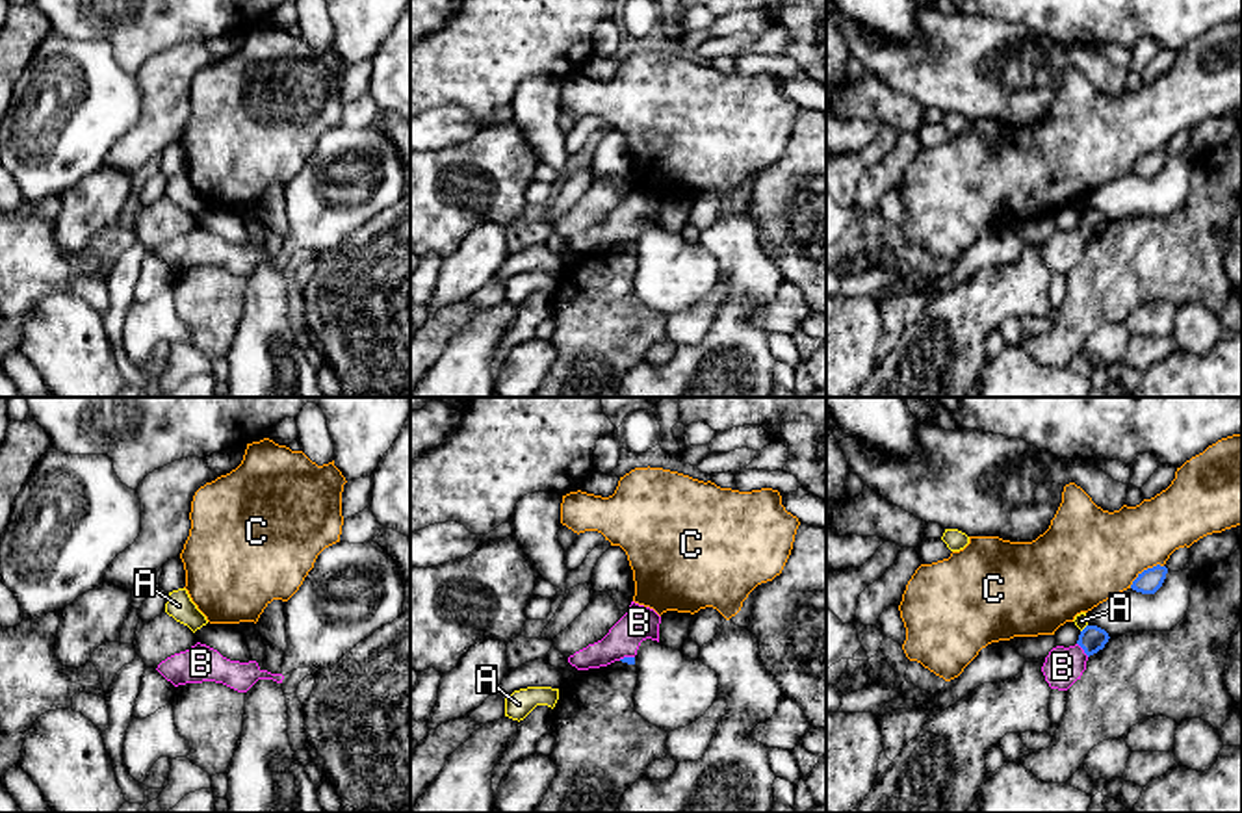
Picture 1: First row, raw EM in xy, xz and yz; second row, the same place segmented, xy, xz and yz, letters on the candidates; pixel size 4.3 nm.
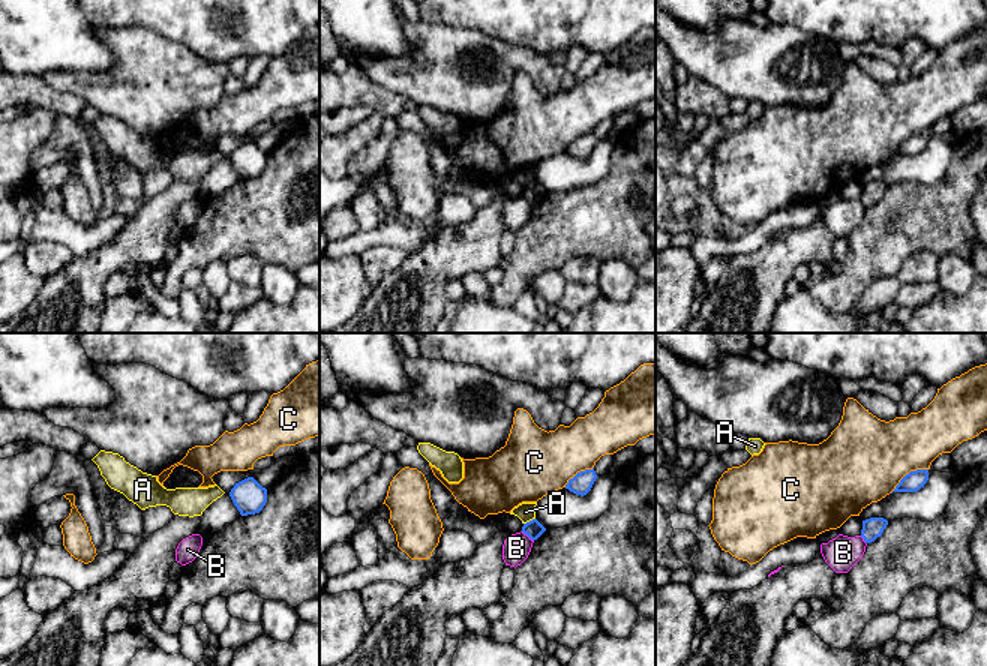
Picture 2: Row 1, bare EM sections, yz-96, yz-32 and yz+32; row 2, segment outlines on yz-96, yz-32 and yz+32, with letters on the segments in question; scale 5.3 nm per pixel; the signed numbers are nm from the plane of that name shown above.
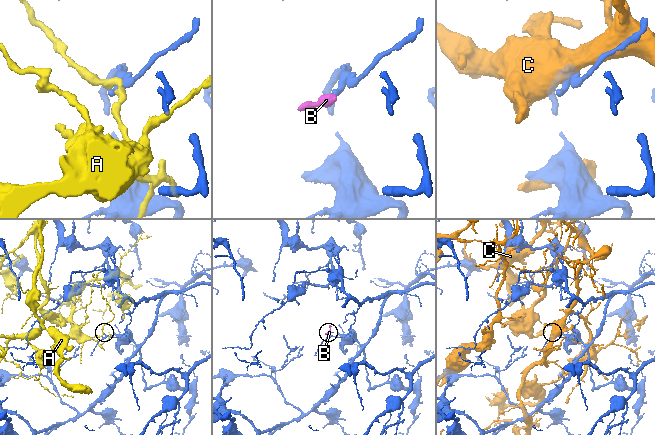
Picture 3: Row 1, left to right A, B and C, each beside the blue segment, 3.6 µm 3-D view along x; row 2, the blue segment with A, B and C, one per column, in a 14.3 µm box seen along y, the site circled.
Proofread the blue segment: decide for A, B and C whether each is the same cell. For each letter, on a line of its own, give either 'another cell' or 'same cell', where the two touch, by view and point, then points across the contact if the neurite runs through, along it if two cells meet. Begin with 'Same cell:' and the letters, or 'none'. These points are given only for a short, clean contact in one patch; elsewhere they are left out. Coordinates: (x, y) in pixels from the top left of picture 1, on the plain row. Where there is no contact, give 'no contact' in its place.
Same cell: none
A: another cell | yz (1085, 212)
B: another cell | yz (1083, 232) | along yz (1077, 227), (1088, 240)
C: another cell | yz (1144, 154)

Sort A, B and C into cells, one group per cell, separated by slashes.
A / B / C

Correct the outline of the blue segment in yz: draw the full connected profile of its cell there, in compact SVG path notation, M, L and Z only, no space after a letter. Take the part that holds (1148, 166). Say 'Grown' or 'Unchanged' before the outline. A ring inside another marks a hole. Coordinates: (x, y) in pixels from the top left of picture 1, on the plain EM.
Unchanged. M1160 148L1147 152L1142 158L1138 158L1131 173L1142 178L1155 178L1162 171L1166 158L1168 152Z

